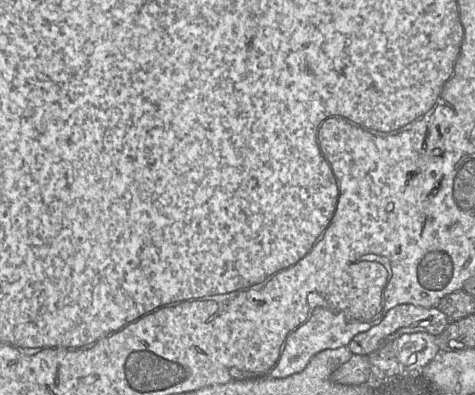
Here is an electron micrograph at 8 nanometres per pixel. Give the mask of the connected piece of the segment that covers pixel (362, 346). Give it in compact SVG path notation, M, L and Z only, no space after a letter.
M399 304L391 308L380 323L353 337L347 347L353 354L370 355L387 343L394 341L402 334L427 332L438 336L449 324L448 318L437 306L422 307L414 304Z

